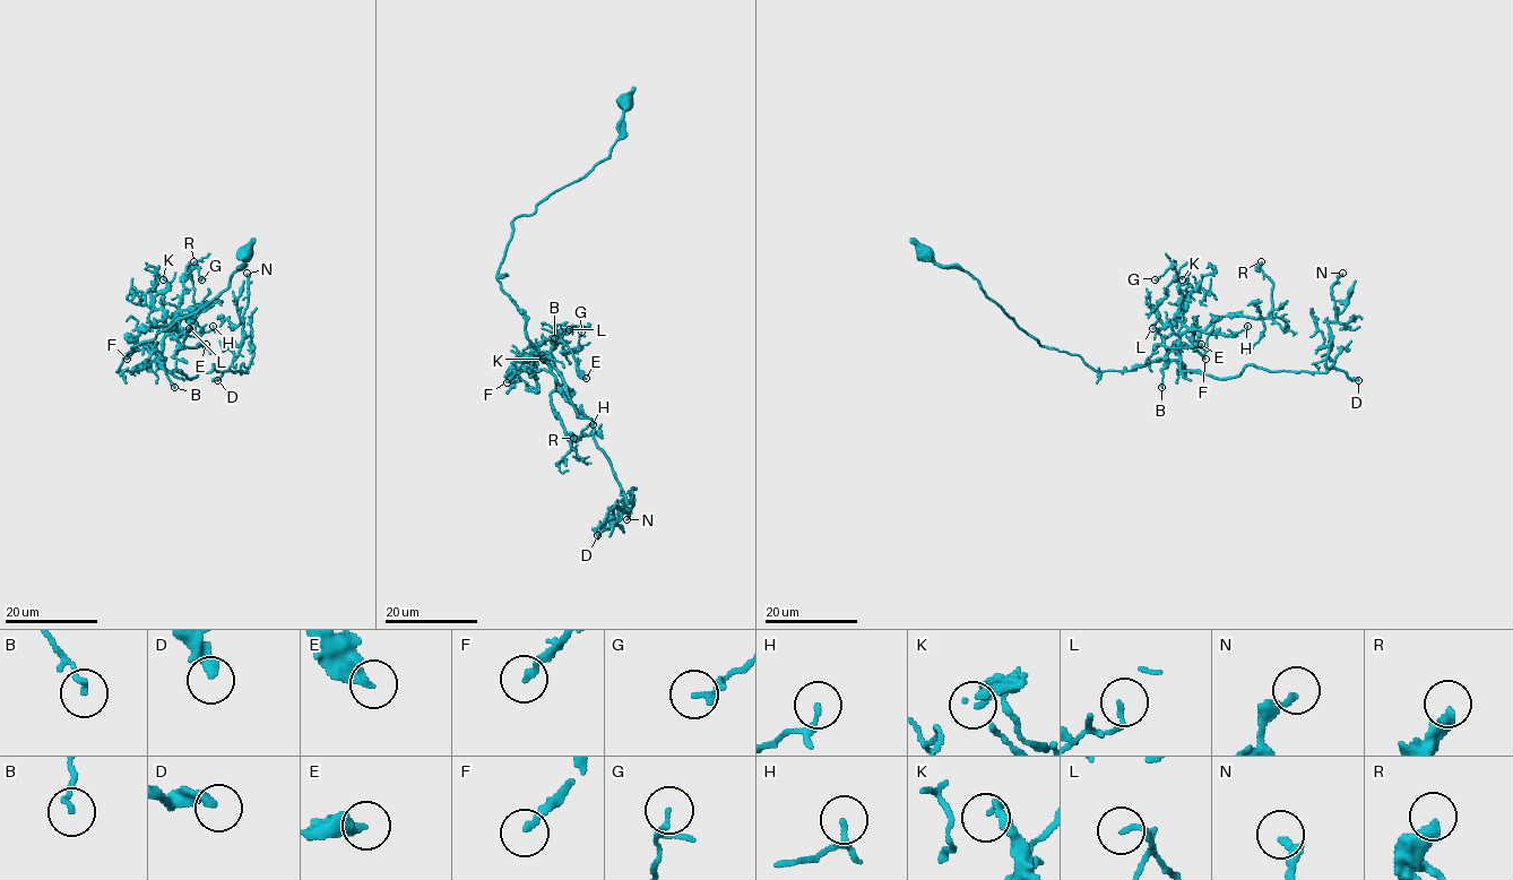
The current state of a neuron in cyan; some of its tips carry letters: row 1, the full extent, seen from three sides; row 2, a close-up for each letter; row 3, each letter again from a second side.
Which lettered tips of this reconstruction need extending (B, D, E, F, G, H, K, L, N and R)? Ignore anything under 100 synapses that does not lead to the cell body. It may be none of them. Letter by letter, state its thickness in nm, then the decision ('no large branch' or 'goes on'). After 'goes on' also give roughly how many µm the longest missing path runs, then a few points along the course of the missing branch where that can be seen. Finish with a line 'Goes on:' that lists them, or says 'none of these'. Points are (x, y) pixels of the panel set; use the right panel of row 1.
B: calibre 140 nm; no large branch
D: calibre 320 nm; no large branch
E: calibre 320 nm; no large branch
F: calibre 190 nm; no large branch
G: calibre 120 nm; no large branch
H: calibre 130 nm; no large branch
K: calibre 140 nm; no large branch
L: calibre 150 nm; no large branch
N: calibre 220 nm; no large branch
R: calibre 400 nm; no large branch
Goes on: none of these

